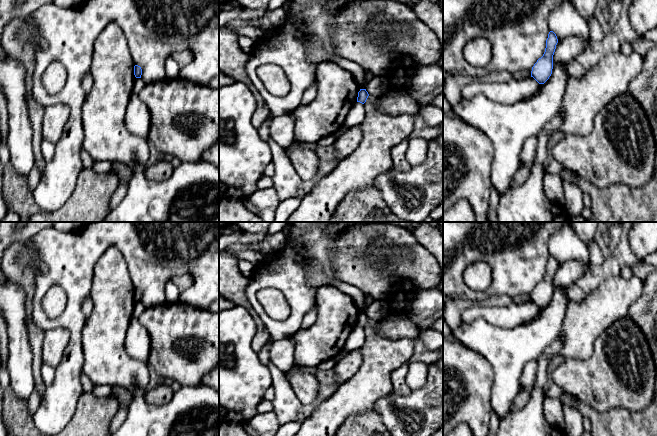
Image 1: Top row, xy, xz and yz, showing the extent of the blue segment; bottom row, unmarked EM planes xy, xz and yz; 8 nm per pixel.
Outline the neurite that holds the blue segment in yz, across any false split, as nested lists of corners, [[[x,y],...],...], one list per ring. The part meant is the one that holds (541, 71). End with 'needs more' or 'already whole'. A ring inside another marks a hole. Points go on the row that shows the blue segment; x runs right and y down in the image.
[[[550,31],[546,40],[546,48],[543,56],[537,60],[532,67],[531,77],[539,84],[544,84],[552,74],[553,55],[556,49],[558,39],[553,31]]]; already whole

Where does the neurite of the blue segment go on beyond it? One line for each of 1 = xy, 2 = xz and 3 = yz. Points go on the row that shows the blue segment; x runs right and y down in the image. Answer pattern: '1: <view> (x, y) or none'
1: none
2: none
3: none

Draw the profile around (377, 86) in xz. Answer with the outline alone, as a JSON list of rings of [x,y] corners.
[[[385,75],[373,76],[366,86],[366,91],[369,95],[382,97],[389,92],[387,81],[388,80]]]

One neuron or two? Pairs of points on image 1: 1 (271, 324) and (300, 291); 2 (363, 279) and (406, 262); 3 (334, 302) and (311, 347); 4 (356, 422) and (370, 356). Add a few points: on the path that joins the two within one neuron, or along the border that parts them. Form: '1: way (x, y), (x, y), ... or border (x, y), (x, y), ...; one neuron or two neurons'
1: way (283, 324), (286, 324), (297, 313), (300, 303); one neuron
2: way (355, 256), (371, 232), (388, 232), (395, 239); one neuron
3: way (334, 313), (334, 321), (321, 336); one neuron
4: border (373, 410), (352, 414), (341, 425); two neurons

